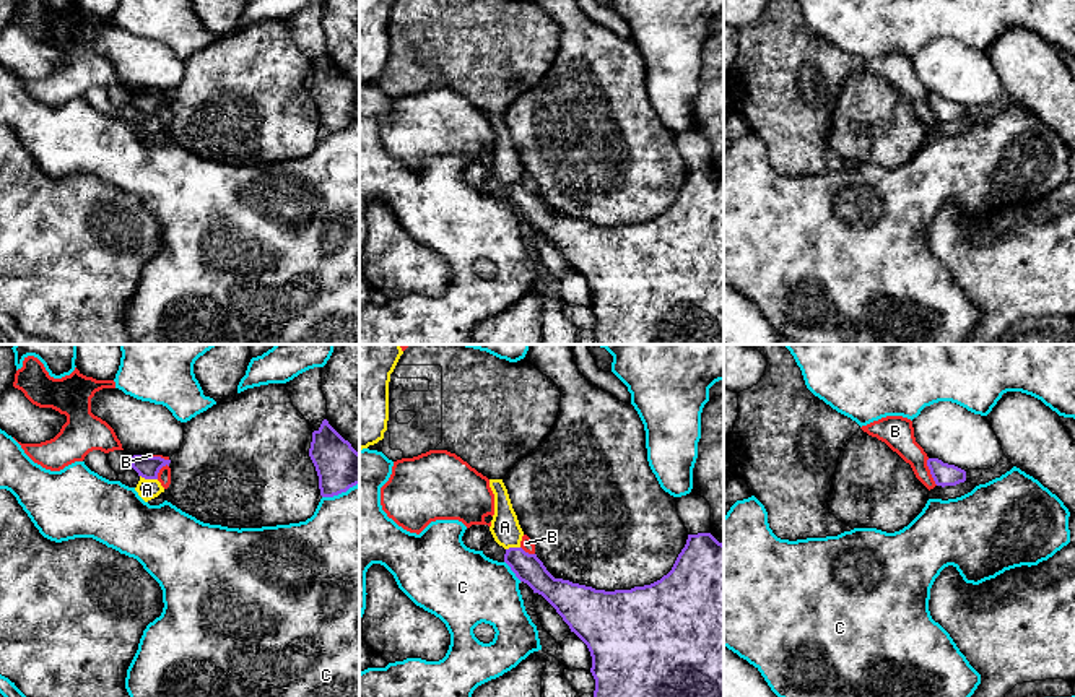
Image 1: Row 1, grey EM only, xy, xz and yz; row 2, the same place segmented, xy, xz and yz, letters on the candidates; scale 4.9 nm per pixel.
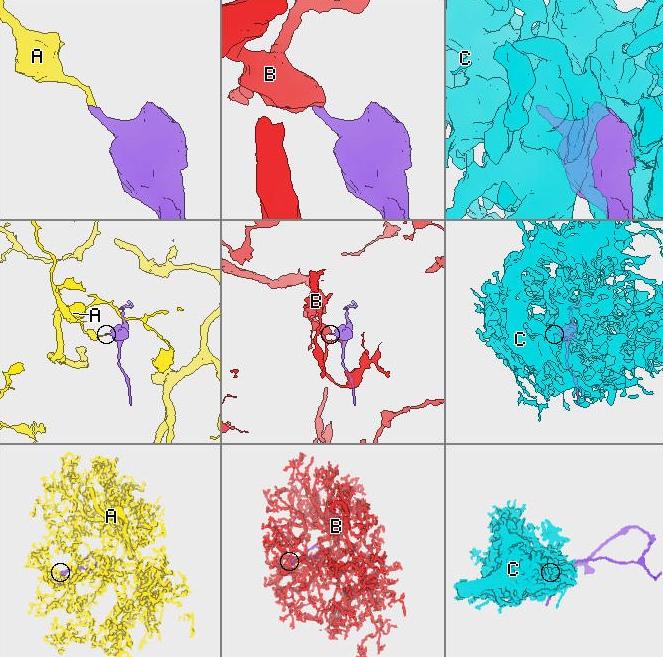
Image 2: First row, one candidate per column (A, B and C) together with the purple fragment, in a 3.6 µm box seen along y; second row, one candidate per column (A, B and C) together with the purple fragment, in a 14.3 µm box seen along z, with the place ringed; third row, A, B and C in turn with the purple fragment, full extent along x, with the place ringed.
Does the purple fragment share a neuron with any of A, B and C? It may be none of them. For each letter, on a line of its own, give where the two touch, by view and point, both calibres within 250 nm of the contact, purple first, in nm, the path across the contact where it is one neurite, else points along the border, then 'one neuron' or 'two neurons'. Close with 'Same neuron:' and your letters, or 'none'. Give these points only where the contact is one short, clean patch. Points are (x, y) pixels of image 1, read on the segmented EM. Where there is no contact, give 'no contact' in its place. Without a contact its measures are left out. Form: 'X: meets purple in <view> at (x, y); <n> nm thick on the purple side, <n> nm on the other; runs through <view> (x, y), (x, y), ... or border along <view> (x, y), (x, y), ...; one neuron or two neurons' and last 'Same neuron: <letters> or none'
A: meets purple in xy at (148, 478); 120 nm thick on the purple side, 100 nm on the other; border along xy (140, 475), (156, 480); two neurons
B: meets purple in yz at (931, 471); 110 nm thick on the purple side, 160 nm on the other; border along yz (927, 458), (927, 468), (937, 484); two neurons
C: meets purple in xz at (511, 569); 140 nm thick on the purple side, 380 nm on the other; two neurons
Same neuron: none

